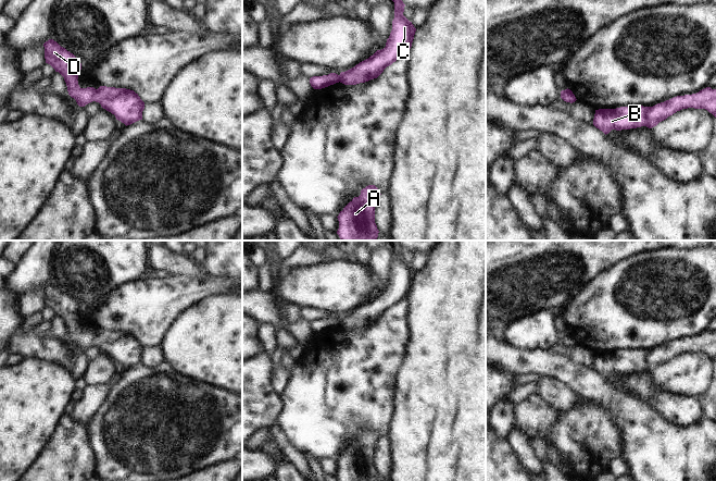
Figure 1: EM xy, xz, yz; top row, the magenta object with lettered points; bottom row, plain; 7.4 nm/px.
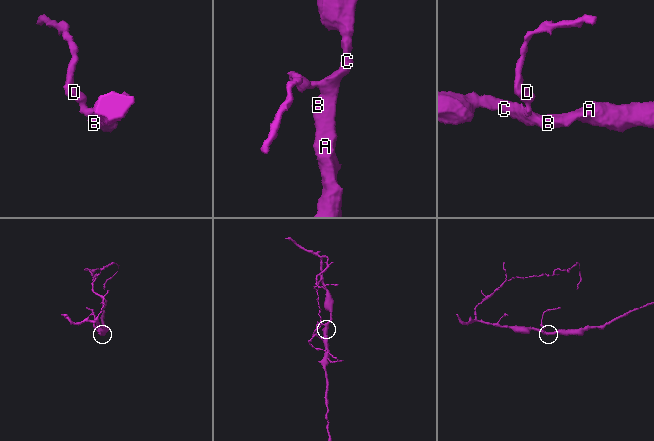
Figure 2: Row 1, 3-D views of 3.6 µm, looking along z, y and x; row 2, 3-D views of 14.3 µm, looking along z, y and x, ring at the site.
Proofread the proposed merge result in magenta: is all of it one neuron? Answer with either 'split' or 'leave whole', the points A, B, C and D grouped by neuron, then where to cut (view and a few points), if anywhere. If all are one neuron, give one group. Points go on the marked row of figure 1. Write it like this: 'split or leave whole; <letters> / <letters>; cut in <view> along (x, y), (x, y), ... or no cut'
leave whole; A B C D; no cut

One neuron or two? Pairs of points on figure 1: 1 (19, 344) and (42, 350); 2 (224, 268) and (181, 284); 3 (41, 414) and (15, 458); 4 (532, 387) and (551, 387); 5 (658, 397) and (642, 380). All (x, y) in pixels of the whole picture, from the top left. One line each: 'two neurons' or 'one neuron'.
1: one neuron
2: two neurons
3: one neuron
4: two neurons
5: one neuron

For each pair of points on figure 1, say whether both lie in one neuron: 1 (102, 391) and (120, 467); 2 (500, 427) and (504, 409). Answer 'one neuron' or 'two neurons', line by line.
1: two neurons
2: one neuron

